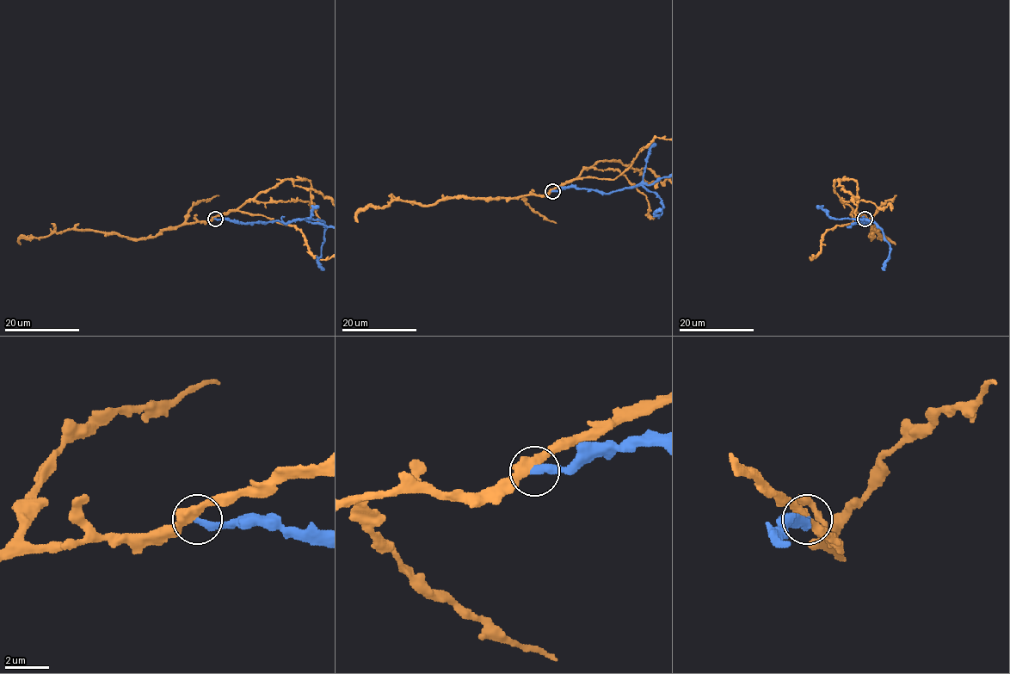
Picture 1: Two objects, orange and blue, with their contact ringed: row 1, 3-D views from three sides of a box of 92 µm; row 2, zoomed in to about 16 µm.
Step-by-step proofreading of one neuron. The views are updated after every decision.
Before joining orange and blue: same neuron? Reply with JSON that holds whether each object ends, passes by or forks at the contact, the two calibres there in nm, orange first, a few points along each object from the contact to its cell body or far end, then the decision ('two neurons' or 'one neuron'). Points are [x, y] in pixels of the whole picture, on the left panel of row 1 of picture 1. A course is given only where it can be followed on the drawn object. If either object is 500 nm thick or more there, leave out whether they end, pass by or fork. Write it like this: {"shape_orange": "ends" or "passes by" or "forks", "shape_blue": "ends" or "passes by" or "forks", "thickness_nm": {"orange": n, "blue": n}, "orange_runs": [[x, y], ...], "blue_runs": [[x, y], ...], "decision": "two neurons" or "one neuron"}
{"shape_orange": "passes by", "shape_blue": "ends", "thickness_nm": {"orange": 420, "blue": 340}, "blue_runs": [[215, 219], [273, 222], [307, 219], [323, 220], [324, 242], [318, 261], [323, 270]], "decision": "two neurons"}

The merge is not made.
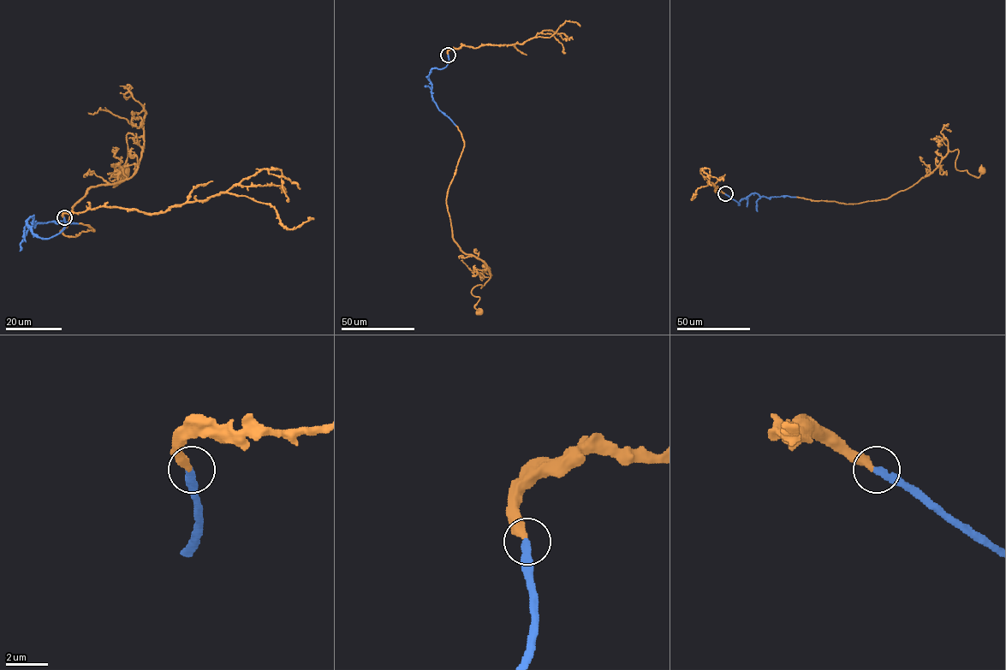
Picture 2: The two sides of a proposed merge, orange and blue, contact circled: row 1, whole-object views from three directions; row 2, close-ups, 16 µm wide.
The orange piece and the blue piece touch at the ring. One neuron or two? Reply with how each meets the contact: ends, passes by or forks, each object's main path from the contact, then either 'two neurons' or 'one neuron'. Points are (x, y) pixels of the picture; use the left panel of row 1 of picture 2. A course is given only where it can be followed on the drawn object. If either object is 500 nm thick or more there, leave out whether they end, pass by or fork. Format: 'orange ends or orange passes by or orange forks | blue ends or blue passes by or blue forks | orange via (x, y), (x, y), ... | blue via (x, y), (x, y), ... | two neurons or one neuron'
orange ends | blue ends | orange via (64, 217), (94, 231), (60, 231), (93, 186), (128, 179), (141, 137), (108, 174), (124, 173) | blue via (64, 217), (65, 227), (48, 239), (38, 238), (27, 225), (32, 216), (34, 225), (49, 222), (78, 223) | one neuron

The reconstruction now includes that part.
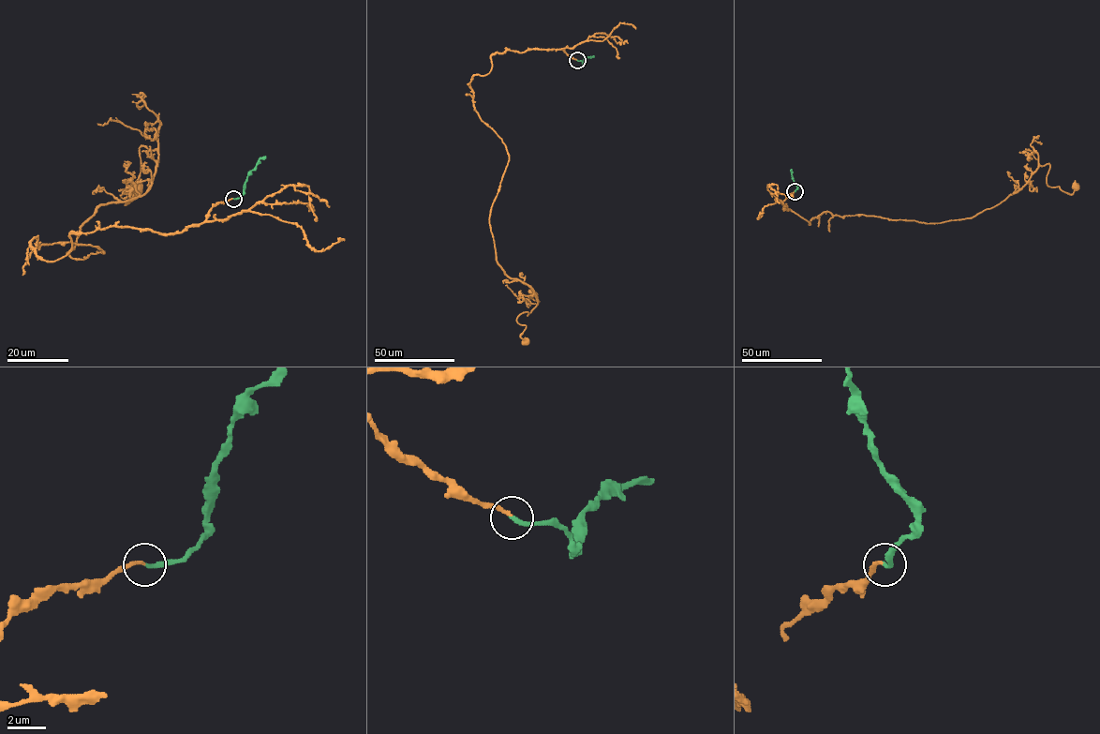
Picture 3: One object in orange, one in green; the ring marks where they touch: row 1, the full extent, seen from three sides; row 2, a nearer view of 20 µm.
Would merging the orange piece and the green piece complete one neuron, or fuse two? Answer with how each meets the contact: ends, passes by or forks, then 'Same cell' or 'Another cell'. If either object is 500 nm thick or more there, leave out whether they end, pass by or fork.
At the ring orange ends. At the ring green ends. Same cell

